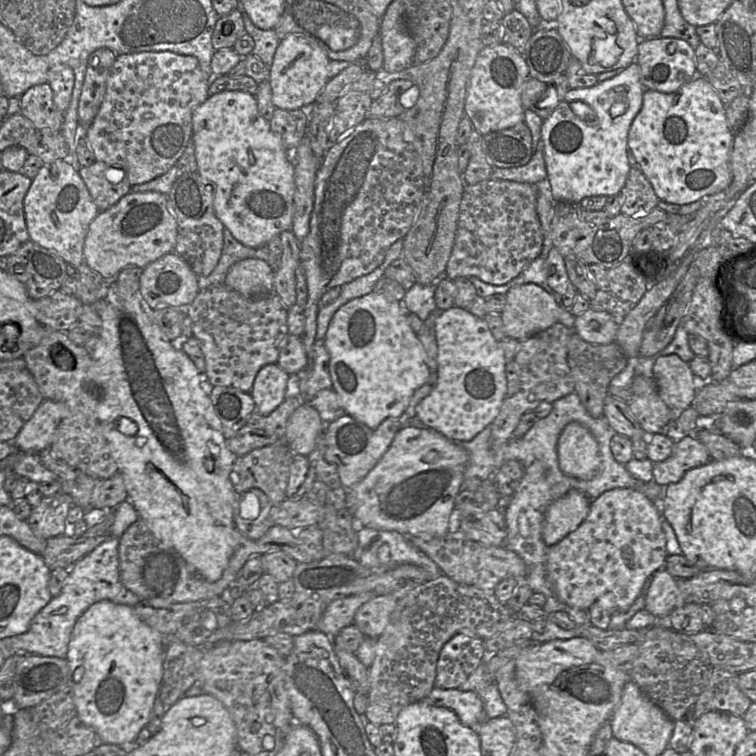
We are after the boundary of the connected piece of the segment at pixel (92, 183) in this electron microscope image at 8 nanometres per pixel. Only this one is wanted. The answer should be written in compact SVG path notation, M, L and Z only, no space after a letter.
M95 161L92 165L81 167L78 170L100 211L116 204L131 191L132 187L127 178L116 184L111 183L105 175L108 167L109 165L104 162Z

